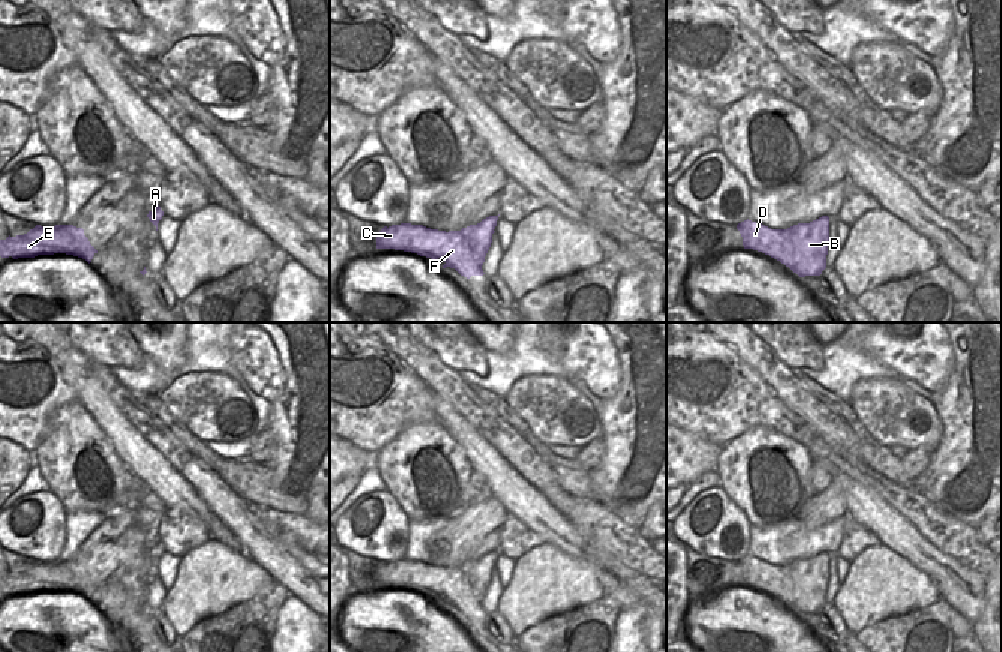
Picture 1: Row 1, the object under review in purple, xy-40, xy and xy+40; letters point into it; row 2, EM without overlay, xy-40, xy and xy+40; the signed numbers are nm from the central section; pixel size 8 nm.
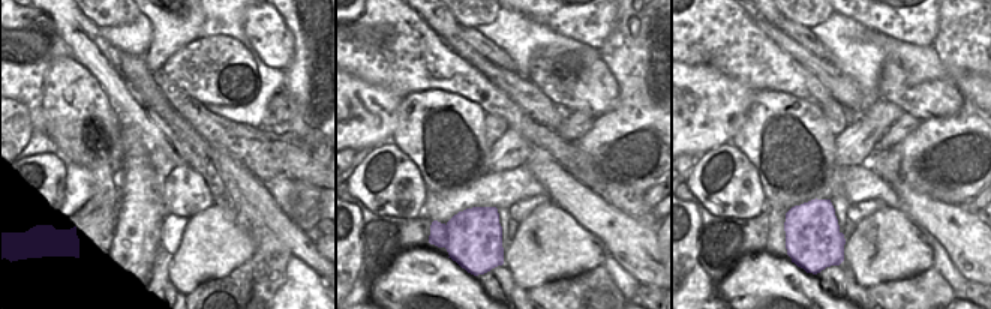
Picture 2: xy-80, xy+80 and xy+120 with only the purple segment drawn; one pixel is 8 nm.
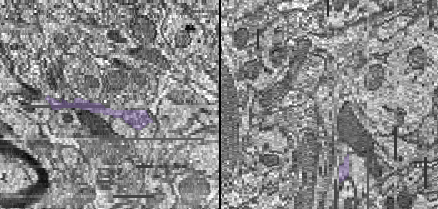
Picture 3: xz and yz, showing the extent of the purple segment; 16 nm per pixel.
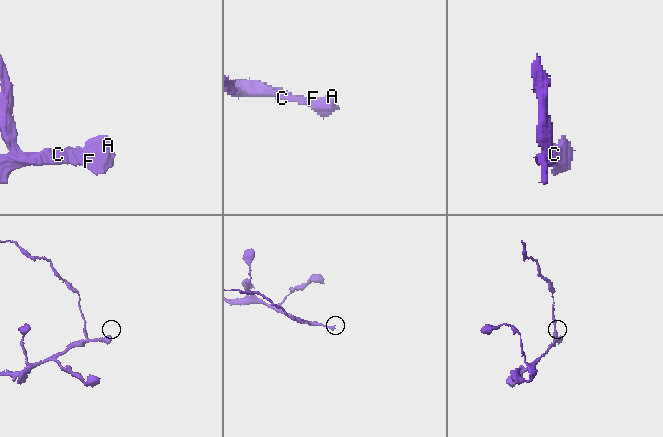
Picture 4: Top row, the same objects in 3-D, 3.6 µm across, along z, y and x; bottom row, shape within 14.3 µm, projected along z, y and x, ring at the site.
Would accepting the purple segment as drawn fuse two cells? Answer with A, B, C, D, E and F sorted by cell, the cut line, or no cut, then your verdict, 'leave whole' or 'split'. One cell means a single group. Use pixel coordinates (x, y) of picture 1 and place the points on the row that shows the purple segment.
A B F / C D E; cut in xy along (449, 233), (450, 236), (431, 258); split

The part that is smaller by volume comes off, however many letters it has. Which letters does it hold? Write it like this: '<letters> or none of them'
A, B, F

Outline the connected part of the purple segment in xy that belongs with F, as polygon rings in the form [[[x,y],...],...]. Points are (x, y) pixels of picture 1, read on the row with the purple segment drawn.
[[[489,216],[477,225],[470,225],[466,228],[462,228],[460,231],[448,231],[452,237],[434,252],[432,259],[436,261],[438,258],[441,258],[446,262],[442,268],[454,268],[460,276],[466,279],[470,279],[471,276],[483,276],[484,273],[482,270],[482,265],[490,247],[496,220],[498,216]]]

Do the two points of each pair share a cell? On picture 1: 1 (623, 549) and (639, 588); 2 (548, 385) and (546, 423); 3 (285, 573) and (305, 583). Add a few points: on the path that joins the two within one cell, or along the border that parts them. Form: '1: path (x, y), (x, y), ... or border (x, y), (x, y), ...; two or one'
1: border (614, 555), (650, 579); two
2: path (548, 394), (548, 414); one
3: path (290, 573), (300, 583); one

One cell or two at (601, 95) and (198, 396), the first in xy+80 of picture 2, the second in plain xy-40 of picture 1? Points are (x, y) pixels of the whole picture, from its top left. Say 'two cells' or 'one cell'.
one cell

